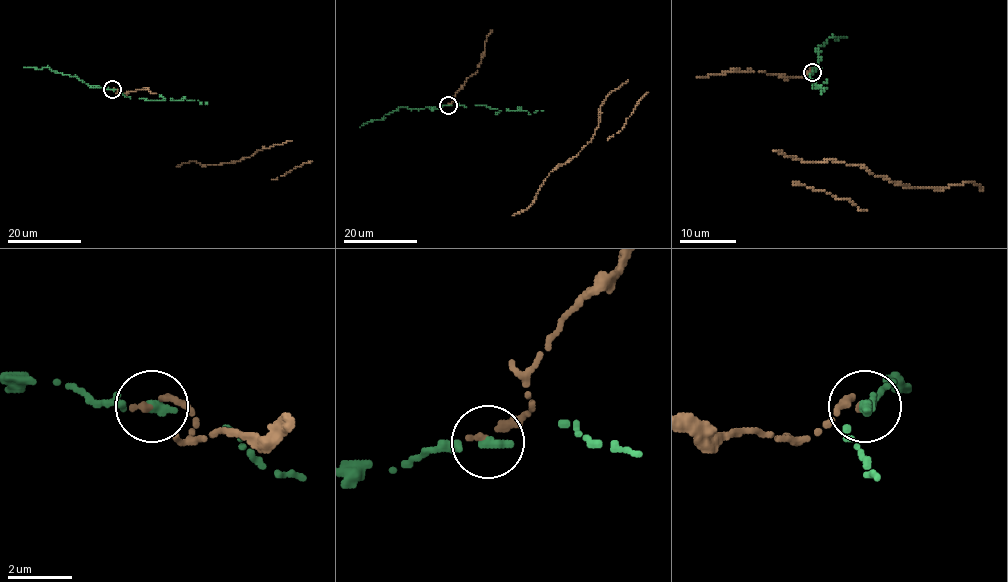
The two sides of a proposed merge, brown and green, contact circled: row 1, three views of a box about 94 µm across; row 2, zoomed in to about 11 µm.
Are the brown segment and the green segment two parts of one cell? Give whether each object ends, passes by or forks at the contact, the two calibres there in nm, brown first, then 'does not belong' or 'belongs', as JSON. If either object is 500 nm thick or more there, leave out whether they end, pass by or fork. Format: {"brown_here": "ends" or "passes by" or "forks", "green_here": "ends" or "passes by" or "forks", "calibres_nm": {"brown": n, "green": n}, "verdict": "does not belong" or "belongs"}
{"brown_here": "ends", "green_here": "ends", "calibres_nm": {"brown": 240, "green": 340}, "verdict": "does not belong"}

